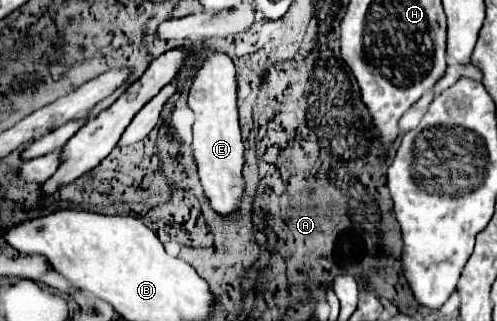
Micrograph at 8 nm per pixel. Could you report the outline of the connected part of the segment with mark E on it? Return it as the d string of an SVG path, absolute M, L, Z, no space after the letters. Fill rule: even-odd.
M213 53L203 67L197 71L197 77L191 83L189 107L195 111L193 123L193 155L197 159L201 185L211 207L221 217L231 217L241 209L241 199L245 193L243 179L243 139L237 119L237 83L235 67L227 55Z

